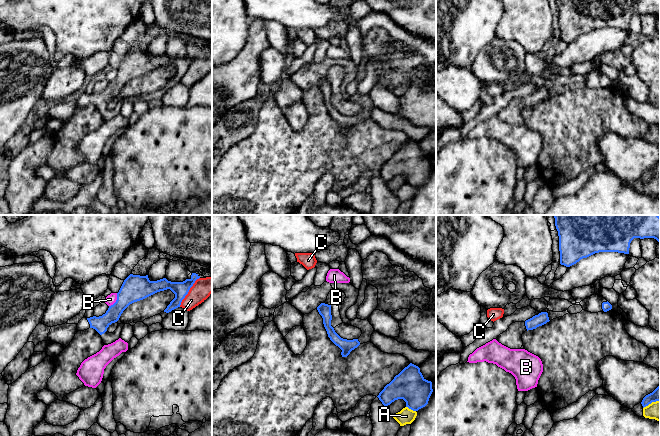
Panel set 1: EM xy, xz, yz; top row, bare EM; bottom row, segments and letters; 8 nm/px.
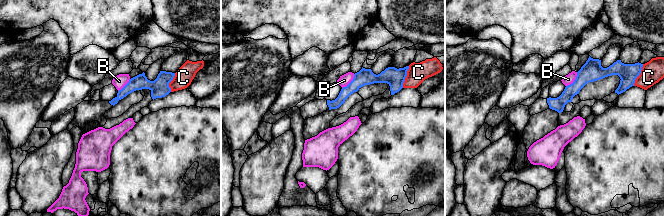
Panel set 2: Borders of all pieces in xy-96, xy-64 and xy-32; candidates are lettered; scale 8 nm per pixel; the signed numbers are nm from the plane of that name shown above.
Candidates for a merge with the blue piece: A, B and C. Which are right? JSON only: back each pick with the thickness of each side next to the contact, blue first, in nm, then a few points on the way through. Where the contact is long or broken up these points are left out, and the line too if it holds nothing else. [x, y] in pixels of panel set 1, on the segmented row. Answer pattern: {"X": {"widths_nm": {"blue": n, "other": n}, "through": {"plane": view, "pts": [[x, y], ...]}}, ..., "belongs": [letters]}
{"belongs": []}

